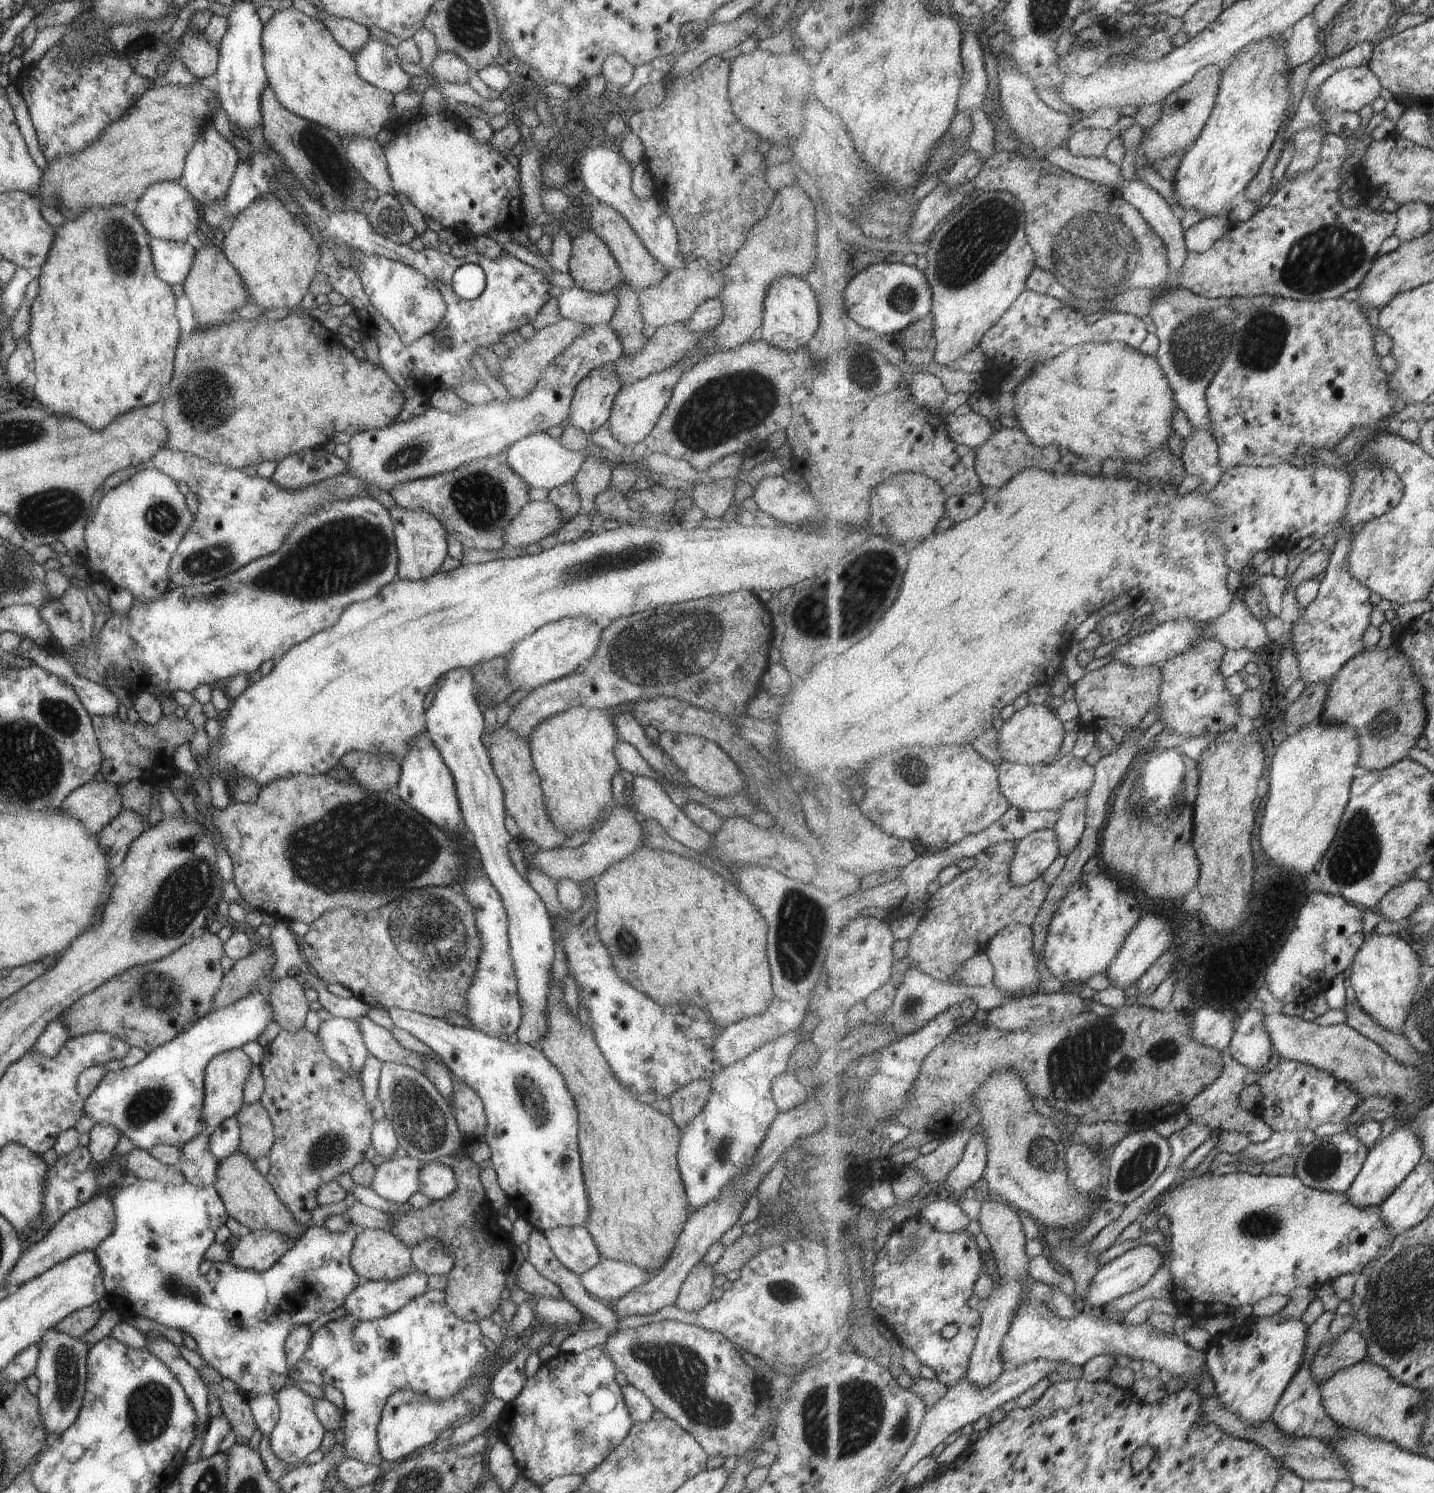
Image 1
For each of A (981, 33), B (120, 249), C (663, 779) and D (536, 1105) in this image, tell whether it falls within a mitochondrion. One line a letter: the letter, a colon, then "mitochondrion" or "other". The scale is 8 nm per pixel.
A: other
B: mitochondrion
C: other
D: mitochondrion

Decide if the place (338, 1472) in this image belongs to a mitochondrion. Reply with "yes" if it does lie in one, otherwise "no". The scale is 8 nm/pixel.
no

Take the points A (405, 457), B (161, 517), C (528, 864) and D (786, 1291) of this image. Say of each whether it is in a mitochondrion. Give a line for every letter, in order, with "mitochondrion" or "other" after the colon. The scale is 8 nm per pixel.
A: mitochondrion
B: mitochondrion
C: other
D: mitochondrion

